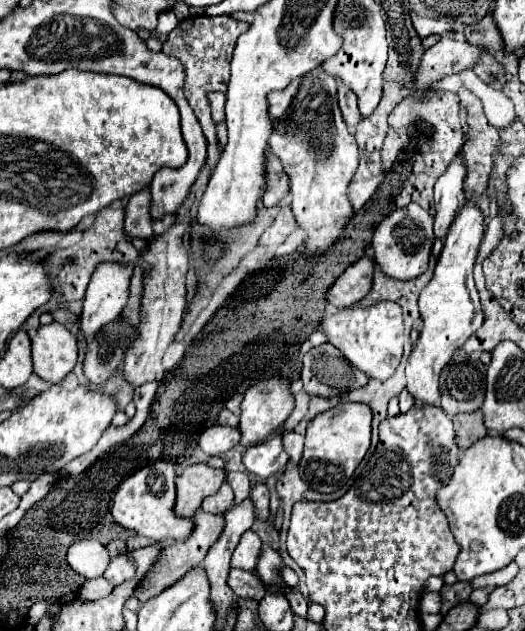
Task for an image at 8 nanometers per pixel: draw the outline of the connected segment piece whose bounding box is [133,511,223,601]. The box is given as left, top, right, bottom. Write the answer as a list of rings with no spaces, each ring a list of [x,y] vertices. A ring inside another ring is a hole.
[[[197,513],[195,515],[195,531],[191,531],[189,539],[185,539],[183,543],[173,543],[165,549],[161,549],[155,565],[149,569],[149,573],[143,577],[143,581],[139,583],[139,587],[133,591],[133,595],[139,601],[147,601],[149,597],[155,597],[157,593],[161,593],[165,587],[169,587],[171,583],[175,583],[177,579],[181,579],[189,569],[199,567],[209,551],[209,547],[215,543],[215,539],[219,539],[223,531],[223,515],[211,515],[211,513]]]

